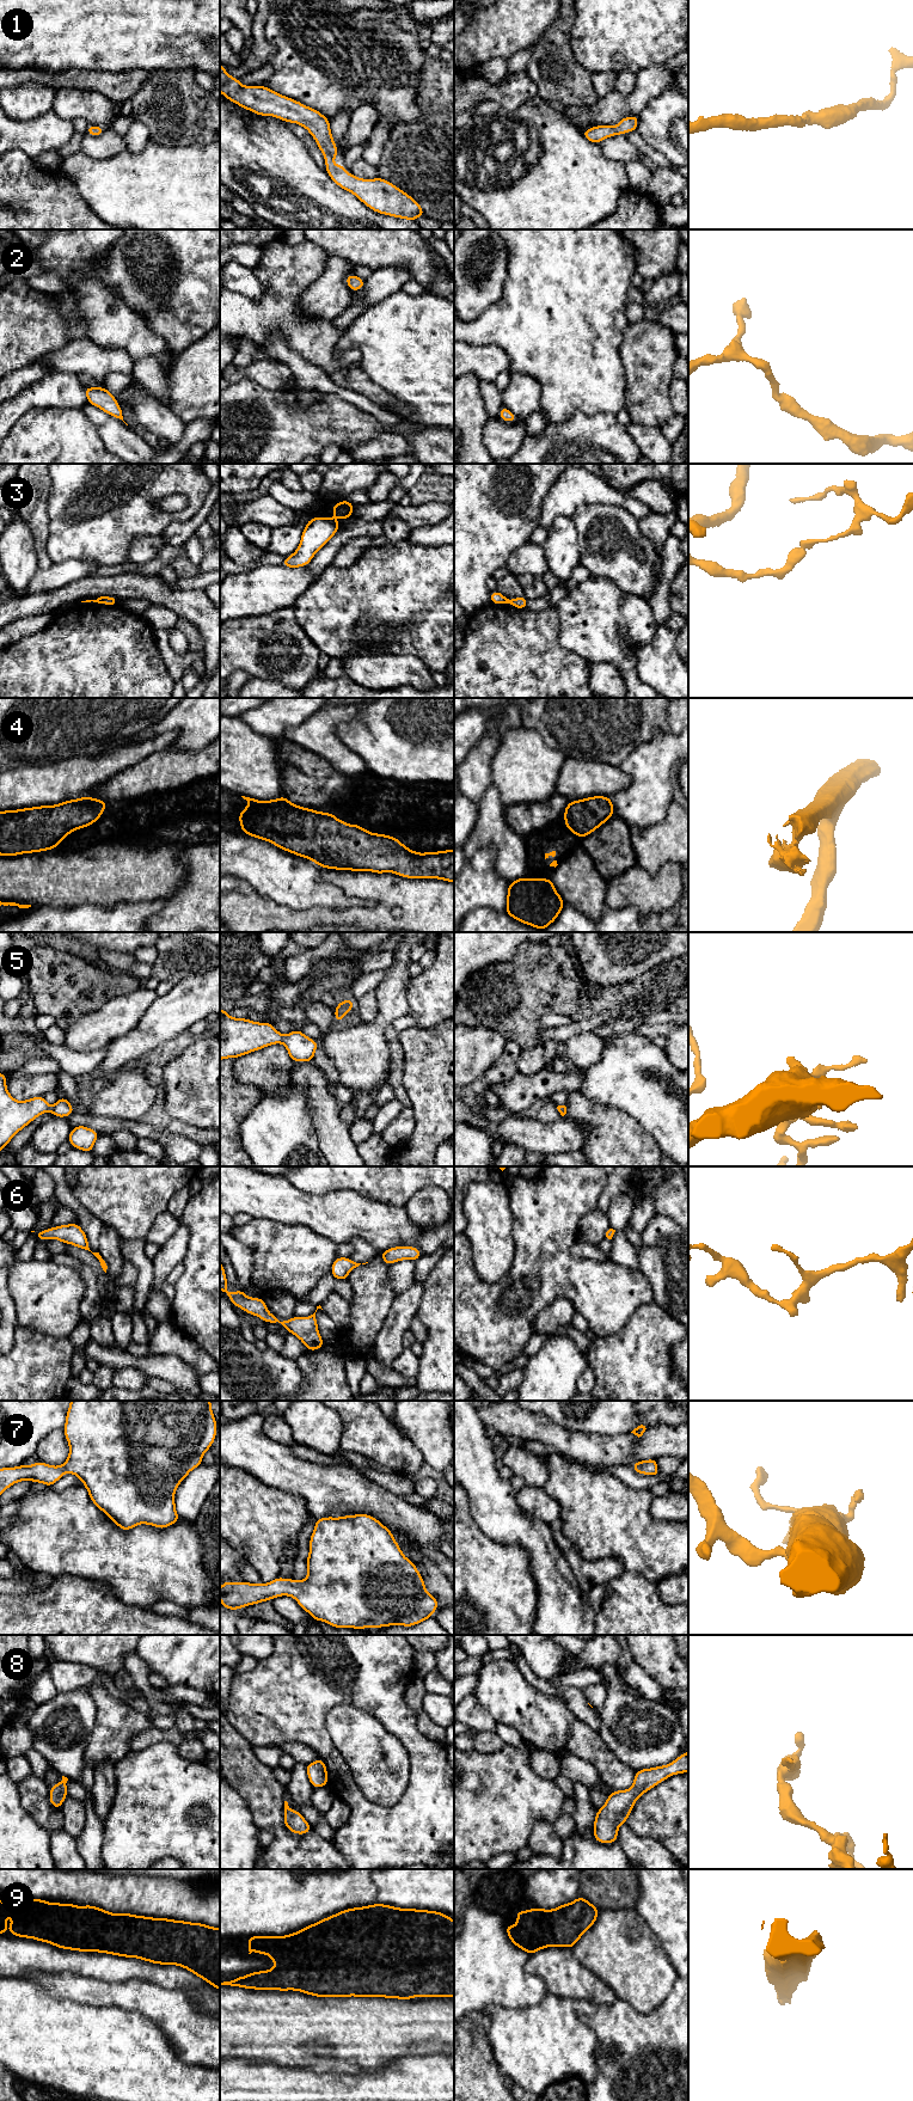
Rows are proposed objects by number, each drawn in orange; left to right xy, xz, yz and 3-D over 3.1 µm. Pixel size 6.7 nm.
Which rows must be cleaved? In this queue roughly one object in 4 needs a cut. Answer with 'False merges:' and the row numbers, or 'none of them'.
False merges: 3

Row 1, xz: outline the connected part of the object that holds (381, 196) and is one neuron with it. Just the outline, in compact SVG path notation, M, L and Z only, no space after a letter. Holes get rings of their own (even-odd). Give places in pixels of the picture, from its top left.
M220 63L220 92L240 108L259 116L272 116L302 125L308 130L325 158L326 173L342 189L355 195L372 210L399 219L416 221L425 216L421 204L410 195L382 178L362 179L347 173L343 165L332 165L338 148L330 130L330 120L318 110L282 96L263 85L243 86Z

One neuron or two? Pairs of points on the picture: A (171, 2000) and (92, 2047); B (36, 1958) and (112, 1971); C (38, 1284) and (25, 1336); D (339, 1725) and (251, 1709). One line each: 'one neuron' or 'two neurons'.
A: two neurons
B: one neuron
C: two neurons
D: two neurons

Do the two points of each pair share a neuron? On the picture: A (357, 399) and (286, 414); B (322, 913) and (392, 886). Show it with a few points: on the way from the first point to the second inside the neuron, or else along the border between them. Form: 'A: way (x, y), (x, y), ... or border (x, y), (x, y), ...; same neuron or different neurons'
A: border (320, 391), (335, 393), (372, 415); different neurons
B: way (341, 917), (366, 917), (378, 905); same neuron

